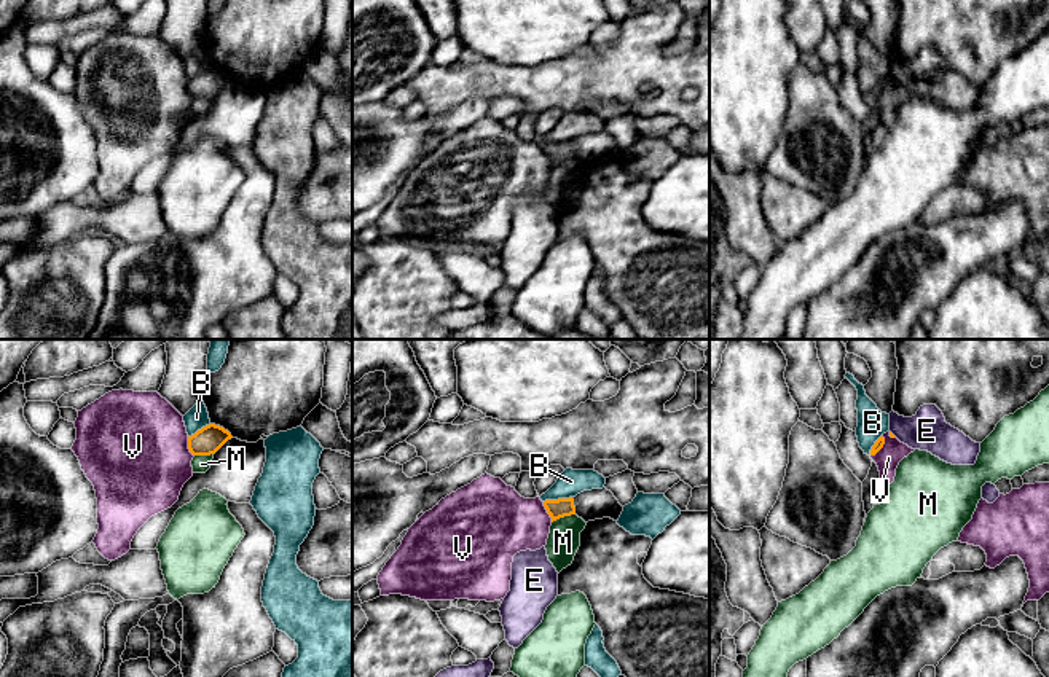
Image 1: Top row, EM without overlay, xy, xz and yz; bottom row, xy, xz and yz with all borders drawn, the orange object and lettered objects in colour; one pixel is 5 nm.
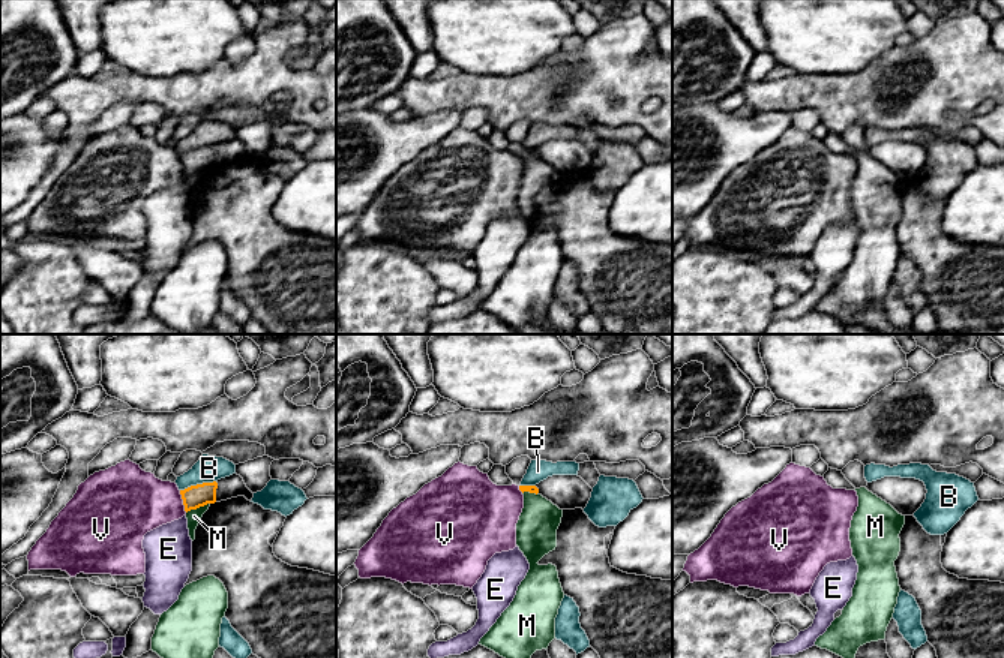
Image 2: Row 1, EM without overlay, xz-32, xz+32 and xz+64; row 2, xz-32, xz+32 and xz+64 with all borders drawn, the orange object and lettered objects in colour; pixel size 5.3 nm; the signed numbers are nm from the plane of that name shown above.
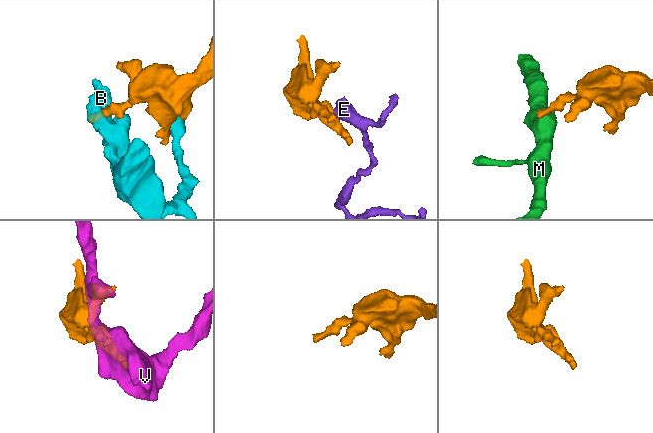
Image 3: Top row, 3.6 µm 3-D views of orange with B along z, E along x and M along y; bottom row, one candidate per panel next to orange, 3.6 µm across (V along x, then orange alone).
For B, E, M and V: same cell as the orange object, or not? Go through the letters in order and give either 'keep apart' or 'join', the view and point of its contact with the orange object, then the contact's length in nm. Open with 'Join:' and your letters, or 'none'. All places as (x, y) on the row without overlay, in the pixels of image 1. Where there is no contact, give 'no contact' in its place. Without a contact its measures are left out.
Join: none
B: keep apart; meets orange in xz at (558, 142); contact 150 nm long
E: keep apart; meets orange in yz at (891, 77); contact 50 nm long
M: keep apart; meets orange in xz at (563, 160); contact 130 nm long
V: keep apart; meets orange in yz at (882, 90); contact 130 nm long

